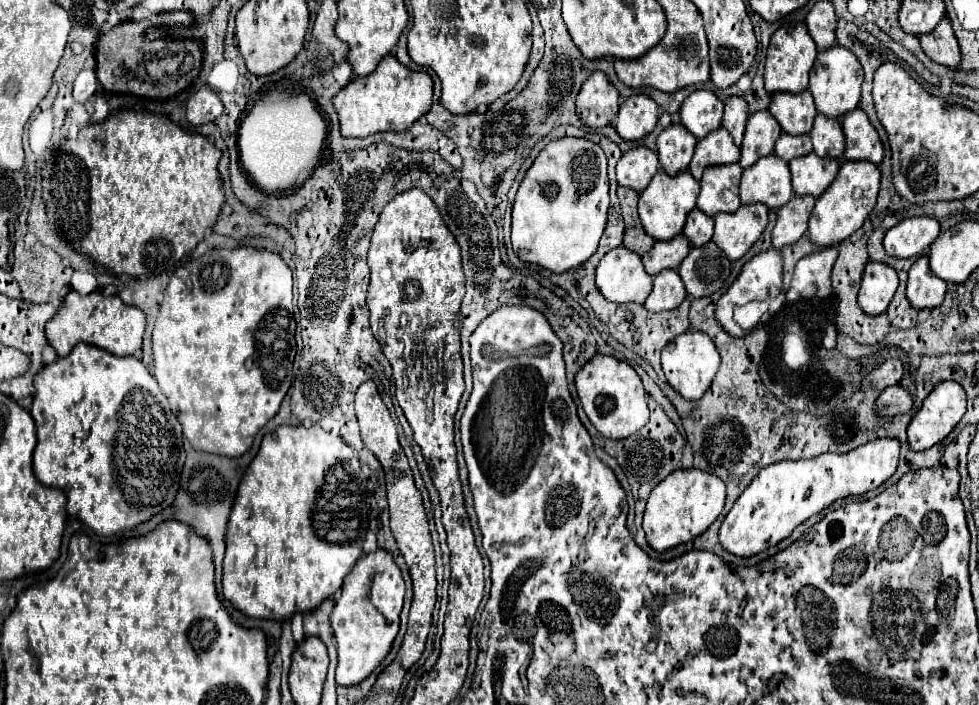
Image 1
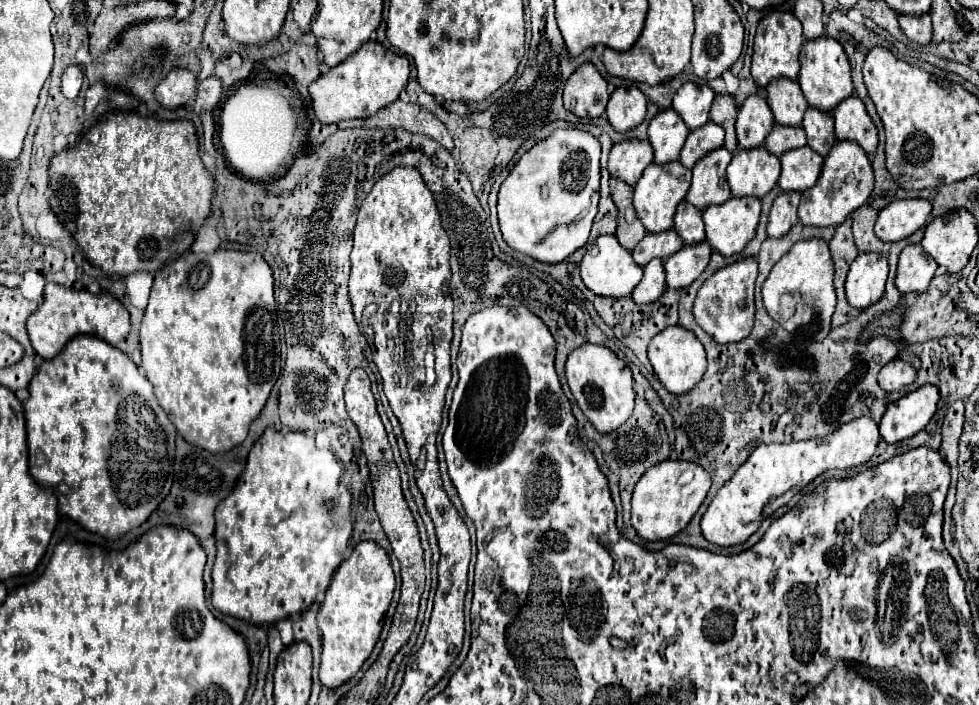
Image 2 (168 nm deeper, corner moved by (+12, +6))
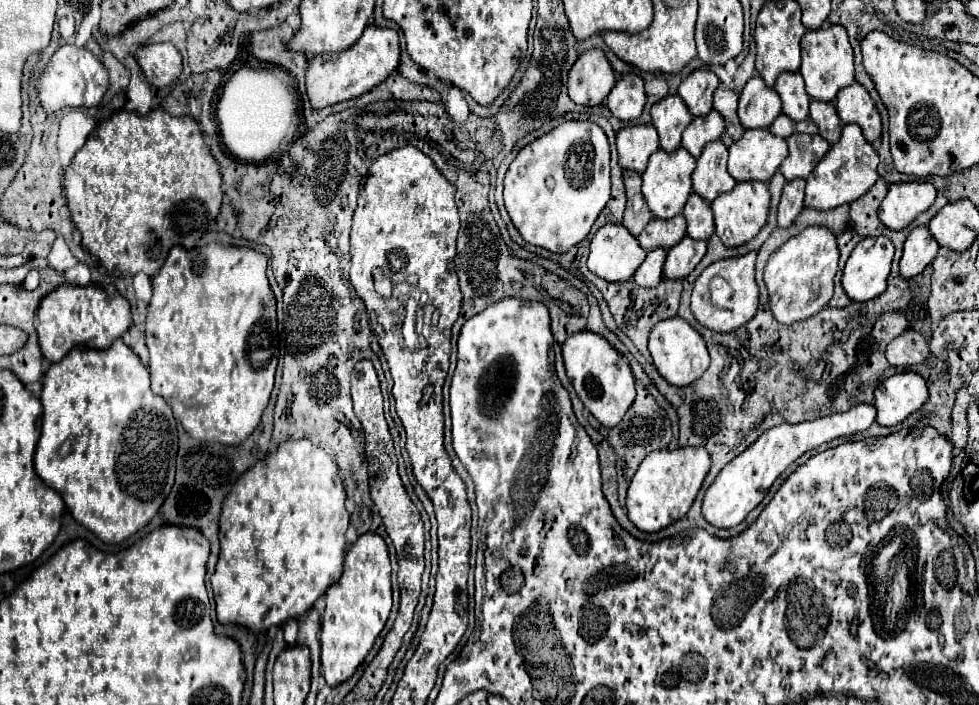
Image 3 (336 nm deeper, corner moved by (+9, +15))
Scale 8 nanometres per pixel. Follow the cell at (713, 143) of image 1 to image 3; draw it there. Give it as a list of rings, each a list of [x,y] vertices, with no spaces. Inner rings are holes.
[[[711,110],[707,116],[697,116],[697,118],[691,120],[691,124],[683,132],[681,146],[693,158],[697,158],[701,154],[703,146],[707,142],[719,140],[723,132],[725,132],[725,120],[723,120],[723,116],[719,112],[715,112],[715,110]]]

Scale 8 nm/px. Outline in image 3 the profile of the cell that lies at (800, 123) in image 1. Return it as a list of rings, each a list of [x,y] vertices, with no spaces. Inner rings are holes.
[[[783,72],[775,82],[775,90],[783,102],[783,114],[797,122],[809,116],[811,98],[805,92],[803,76],[799,76],[799,72]]]

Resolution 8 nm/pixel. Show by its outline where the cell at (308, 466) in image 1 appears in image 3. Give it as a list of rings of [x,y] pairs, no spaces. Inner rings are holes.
[[[307,438],[283,442],[263,462],[249,468],[225,498],[219,530],[221,554],[217,570],[211,576],[217,620],[259,634],[309,612],[315,600],[341,578],[347,526],[349,512],[345,508],[345,486],[333,458]]]

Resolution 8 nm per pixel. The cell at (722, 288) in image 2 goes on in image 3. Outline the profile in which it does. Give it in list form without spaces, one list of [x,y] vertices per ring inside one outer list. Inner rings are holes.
[[[749,252],[737,258],[717,260],[697,276],[691,294],[691,312],[703,326],[715,332],[731,332],[755,316],[759,302],[759,288],[755,284],[755,256],[757,252]]]

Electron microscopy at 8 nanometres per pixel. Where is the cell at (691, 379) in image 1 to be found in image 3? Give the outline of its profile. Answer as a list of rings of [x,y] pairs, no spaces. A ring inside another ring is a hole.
[[[667,318],[653,326],[649,336],[649,352],[659,374],[673,386],[689,386],[709,368],[709,352],[703,338],[695,328],[691,328],[683,318]]]

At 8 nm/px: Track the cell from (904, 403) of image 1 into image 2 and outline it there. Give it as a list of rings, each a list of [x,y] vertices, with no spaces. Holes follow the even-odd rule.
[[[900,359],[890,361],[888,365],[884,365],[878,373],[878,385],[886,391],[886,393],[894,393],[894,391],[904,391],[908,385],[912,385],[916,379],[916,369],[910,367],[910,363],[904,363]]]

